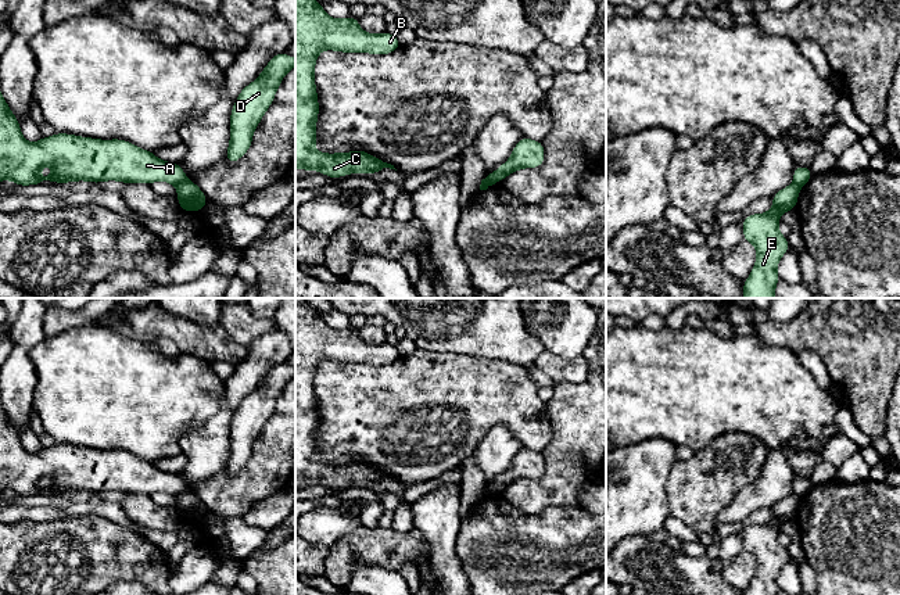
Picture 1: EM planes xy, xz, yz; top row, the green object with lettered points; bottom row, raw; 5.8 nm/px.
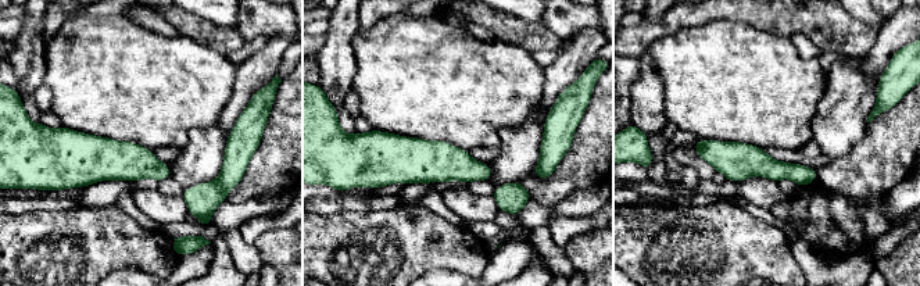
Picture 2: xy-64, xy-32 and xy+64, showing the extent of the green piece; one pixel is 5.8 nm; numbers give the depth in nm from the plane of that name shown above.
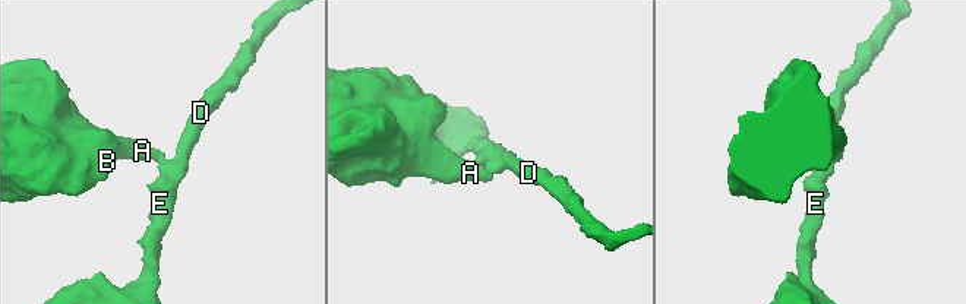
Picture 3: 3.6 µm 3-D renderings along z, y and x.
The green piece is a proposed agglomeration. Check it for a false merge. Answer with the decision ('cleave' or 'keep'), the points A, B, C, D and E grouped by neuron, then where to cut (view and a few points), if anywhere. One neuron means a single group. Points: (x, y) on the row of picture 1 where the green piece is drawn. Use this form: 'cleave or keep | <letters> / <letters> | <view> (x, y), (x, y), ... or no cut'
cleave | A B C / D E | xy (187, 179), (178, 187)

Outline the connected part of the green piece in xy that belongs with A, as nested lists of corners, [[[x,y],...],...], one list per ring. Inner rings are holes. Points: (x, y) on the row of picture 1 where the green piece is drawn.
[[[0,90],[0,182],[7,179],[18,186],[69,184],[72,180],[151,184],[161,180],[176,187],[189,180],[178,162],[162,161],[122,139],[55,133],[31,143],[24,139],[19,121]],[[43,165],[53,166],[47,178],[39,175]]]

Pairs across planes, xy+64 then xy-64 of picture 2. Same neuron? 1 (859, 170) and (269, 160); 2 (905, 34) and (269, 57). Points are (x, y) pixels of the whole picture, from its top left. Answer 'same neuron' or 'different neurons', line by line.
1: same neuron
2: same neuron

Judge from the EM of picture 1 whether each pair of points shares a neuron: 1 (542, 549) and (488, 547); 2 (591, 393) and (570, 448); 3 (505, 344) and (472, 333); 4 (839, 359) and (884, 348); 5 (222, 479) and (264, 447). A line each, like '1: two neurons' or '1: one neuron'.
1: one neuron
2: one neuron
3: one neuron
4: one neuron
5: one neuron

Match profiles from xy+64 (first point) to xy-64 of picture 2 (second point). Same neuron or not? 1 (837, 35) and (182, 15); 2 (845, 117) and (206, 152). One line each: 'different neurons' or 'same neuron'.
1: same neuron
2: same neuron

